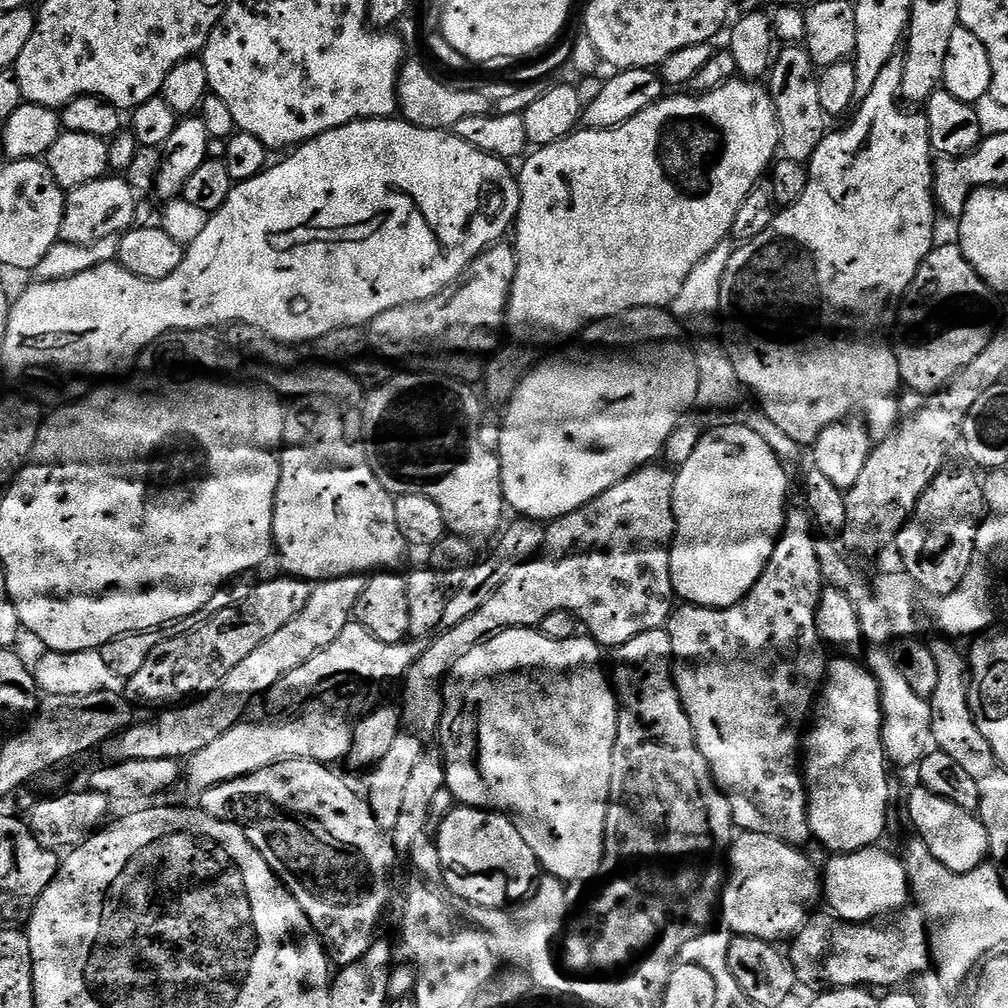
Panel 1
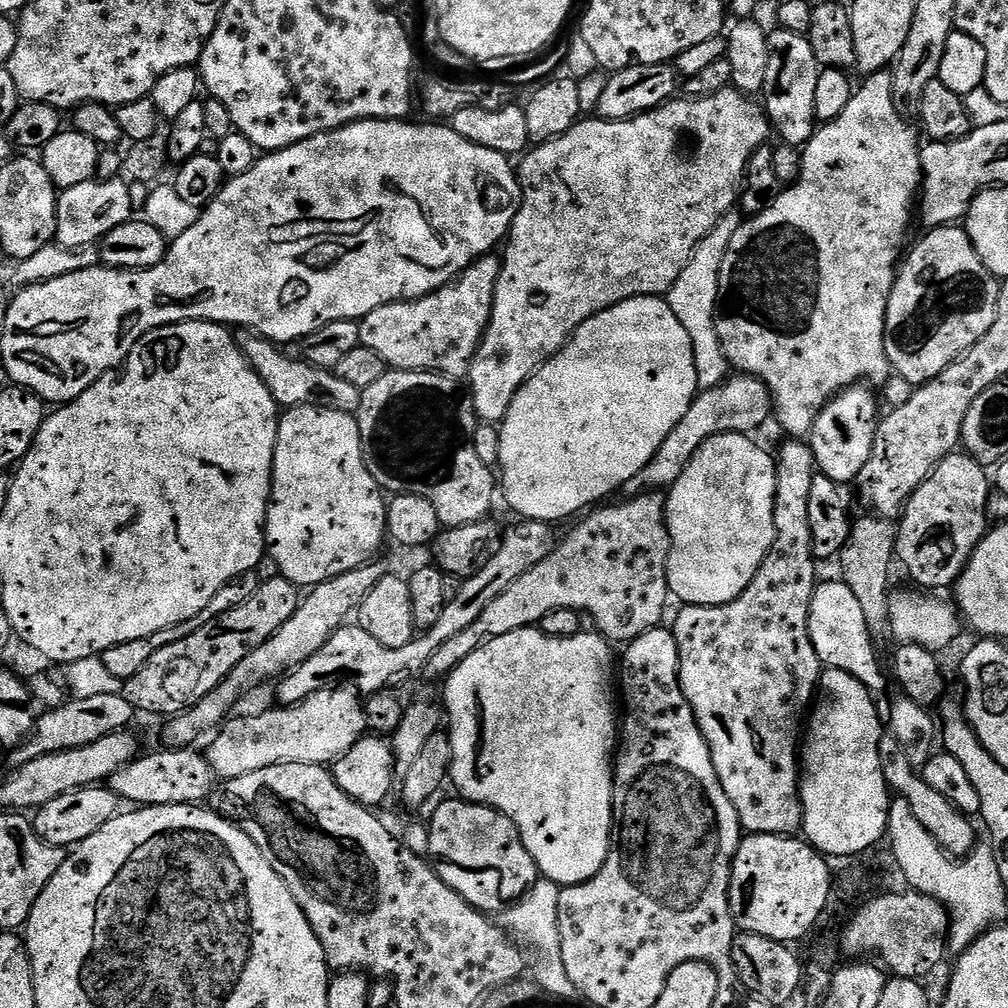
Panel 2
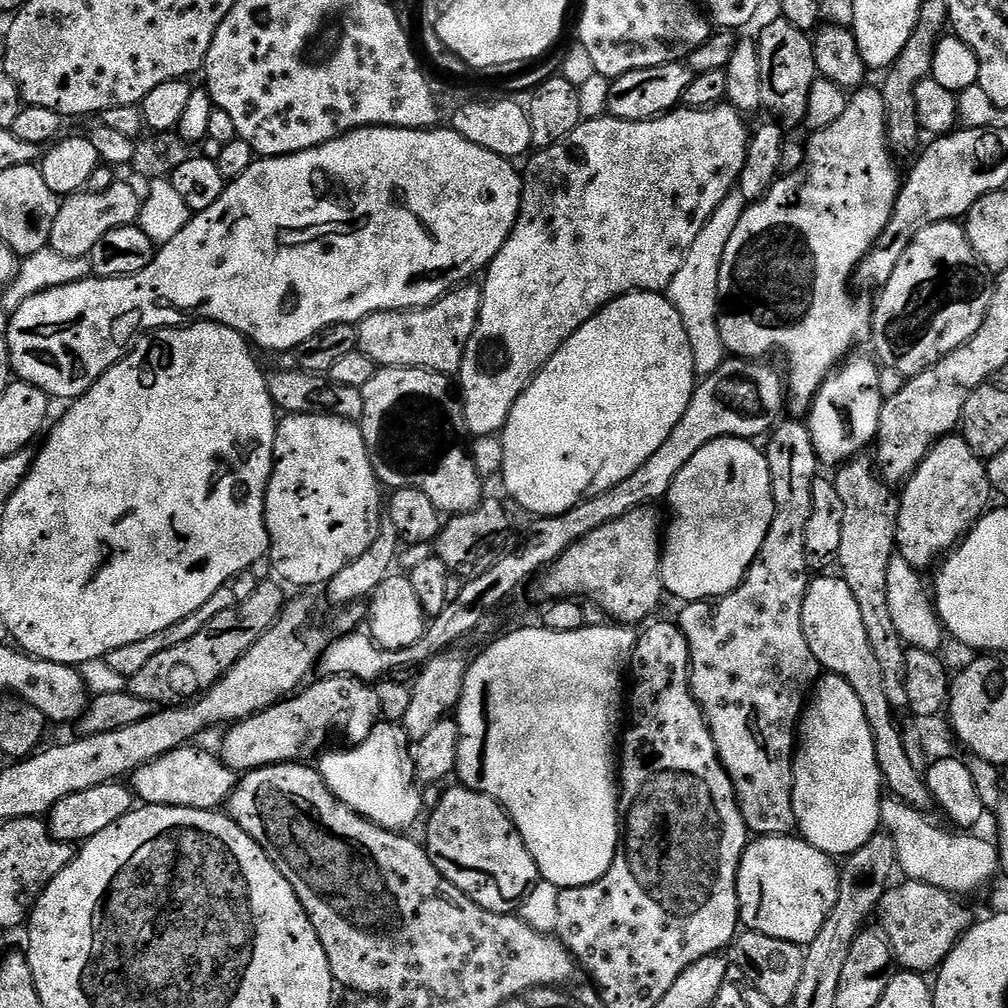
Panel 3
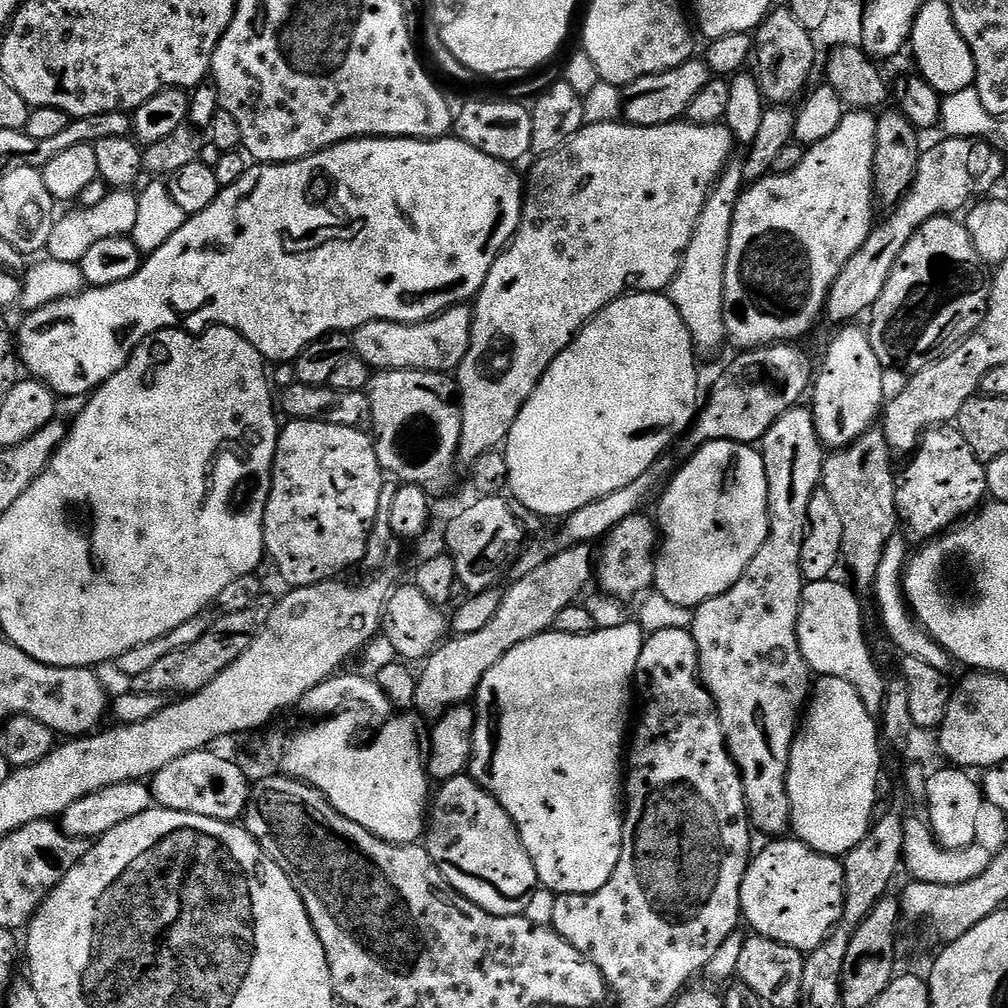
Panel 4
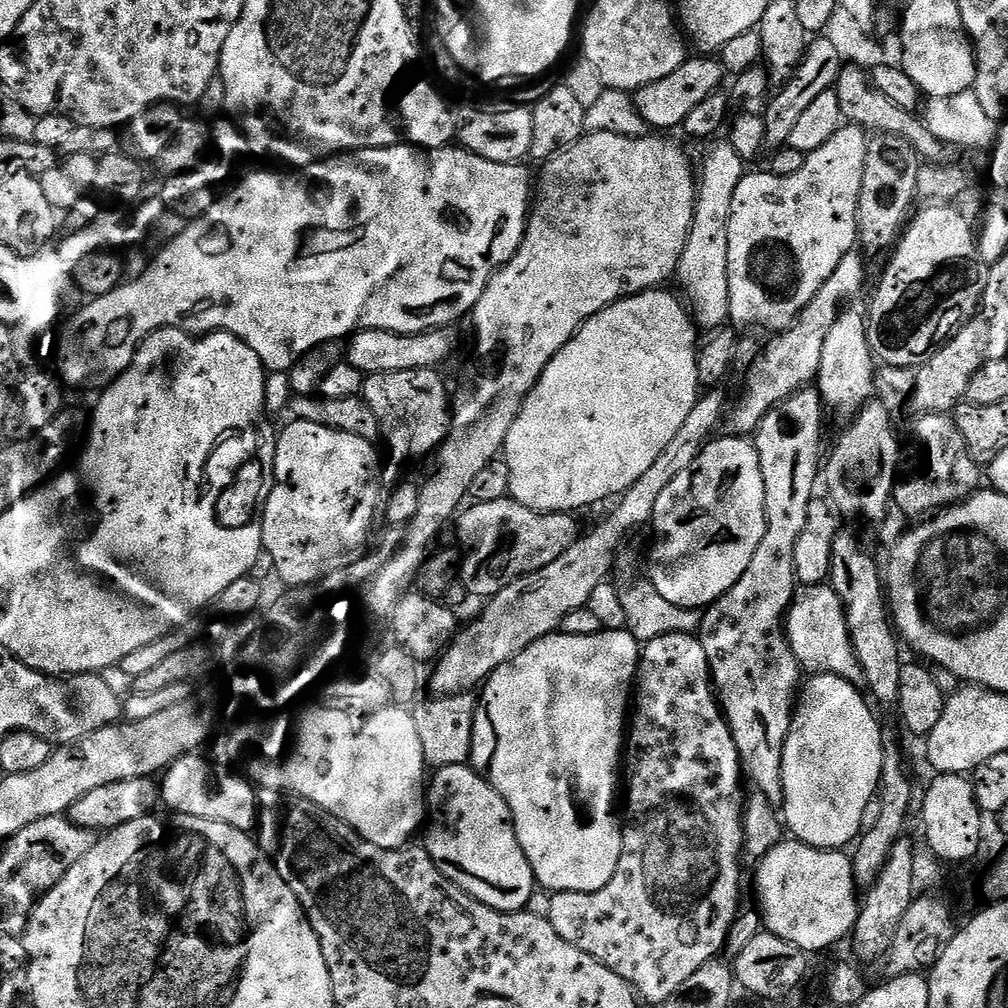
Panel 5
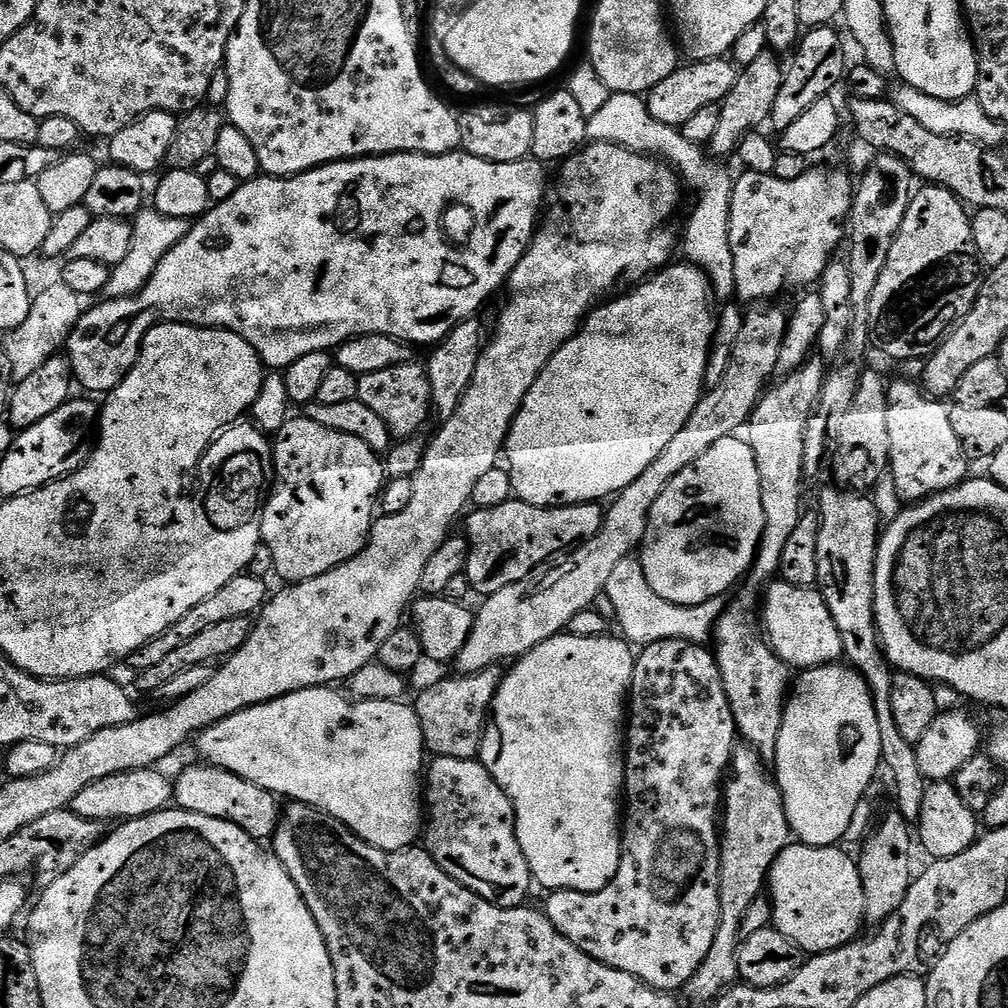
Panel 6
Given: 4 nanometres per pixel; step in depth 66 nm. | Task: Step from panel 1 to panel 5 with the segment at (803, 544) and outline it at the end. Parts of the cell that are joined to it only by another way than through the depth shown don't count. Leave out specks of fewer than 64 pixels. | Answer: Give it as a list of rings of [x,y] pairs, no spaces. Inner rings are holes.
[[[809,386],[801,392],[795,392],[781,404],[770,410],[762,418],[760,427],[754,433],[754,443],[758,462],[766,490],[766,534],[746,566],[746,574],[726,590],[719,600],[715,600],[703,609],[698,635],[702,650],[706,650],[708,665],[712,671],[712,683],[718,693],[720,706],[724,710],[724,719],[740,752],[743,771],[752,779],[752,784],[759,795],[767,800],[780,802],[784,799],[782,786],[782,754],[788,731],[792,725],[794,705],[802,687],[802,669],[794,650],[788,641],[786,617],[792,598],[798,591],[798,581],[794,570],[794,546],[798,534],[806,526],[806,510],[814,498],[812,492],[818,488],[818,477],[822,472],[822,452],[820,456],[820,435],[824,432],[824,412],[820,393]]]

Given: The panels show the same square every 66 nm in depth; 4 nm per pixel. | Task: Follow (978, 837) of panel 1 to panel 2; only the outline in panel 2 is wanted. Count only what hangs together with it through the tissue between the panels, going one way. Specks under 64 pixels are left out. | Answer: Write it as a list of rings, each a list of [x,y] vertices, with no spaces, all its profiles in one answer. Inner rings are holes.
[[[884,734],[880,737],[880,765],[889,789],[897,797],[910,802],[910,810],[914,818],[918,818],[918,822],[922,822],[922,826],[930,830],[938,846],[942,846],[944,851],[953,858],[963,858],[972,851],[977,840],[976,832],[972,829],[971,822],[968,821],[971,819],[965,813],[959,812],[949,800],[942,798],[942,794],[938,794],[938,790],[934,790],[934,786],[926,783],[923,775],[917,769],[912,768],[910,762],[907,761],[906,754],[903,753],[902,746],[899,745],[898,738],[894,735]]]

